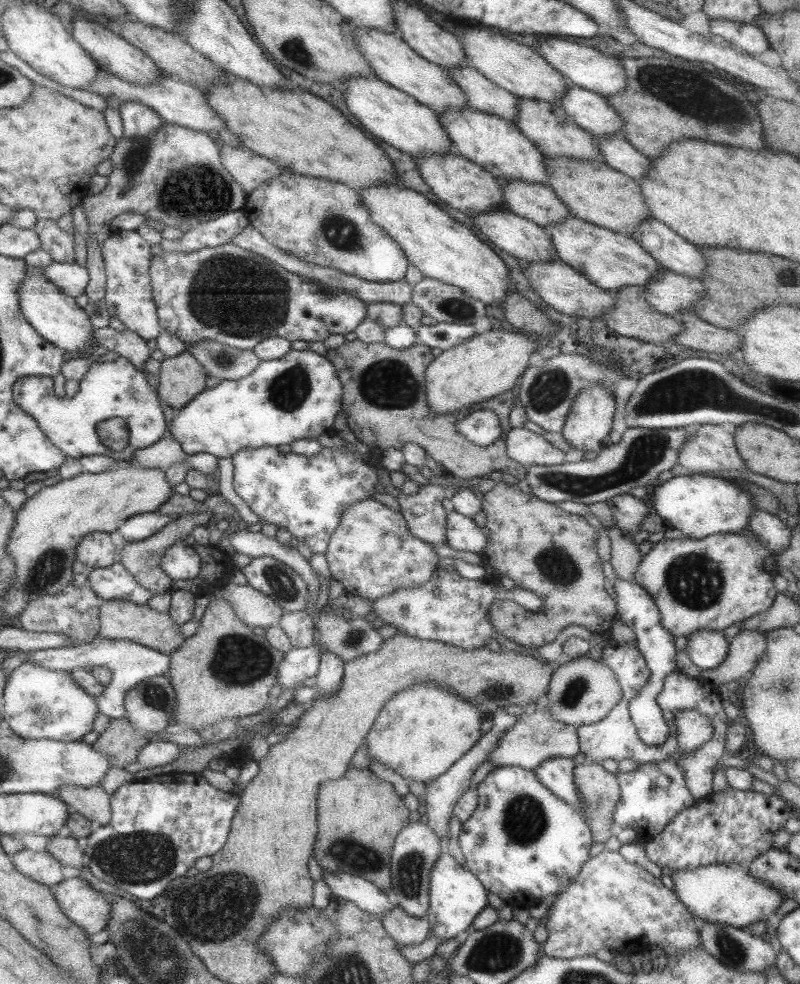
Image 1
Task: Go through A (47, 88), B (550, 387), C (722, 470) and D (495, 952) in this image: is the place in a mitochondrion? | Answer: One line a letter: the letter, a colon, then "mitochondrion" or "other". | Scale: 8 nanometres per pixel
A: other
B: mitochondrion
C: other
D: mitochondrion

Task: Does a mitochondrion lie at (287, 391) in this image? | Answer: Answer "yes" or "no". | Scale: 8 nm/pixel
yes

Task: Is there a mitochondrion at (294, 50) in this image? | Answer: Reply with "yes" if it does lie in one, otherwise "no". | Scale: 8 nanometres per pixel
yes

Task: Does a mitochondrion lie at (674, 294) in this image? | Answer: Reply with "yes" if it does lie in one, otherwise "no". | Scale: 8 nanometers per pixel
no

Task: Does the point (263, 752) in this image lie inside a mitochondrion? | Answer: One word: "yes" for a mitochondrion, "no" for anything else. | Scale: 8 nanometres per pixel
no

